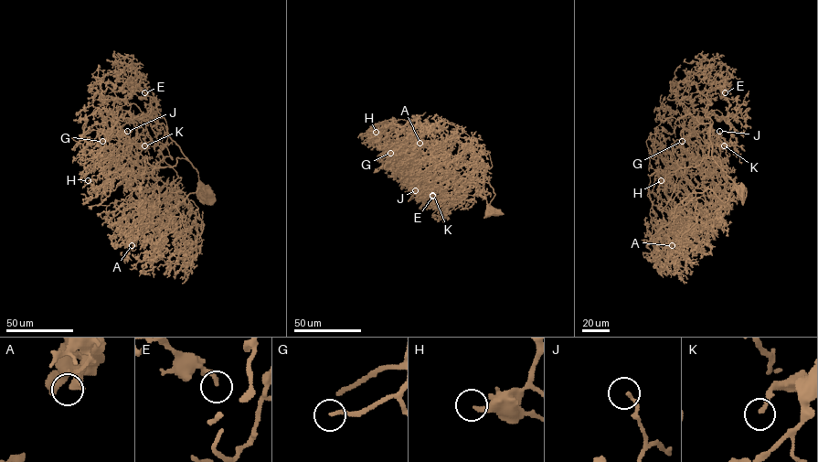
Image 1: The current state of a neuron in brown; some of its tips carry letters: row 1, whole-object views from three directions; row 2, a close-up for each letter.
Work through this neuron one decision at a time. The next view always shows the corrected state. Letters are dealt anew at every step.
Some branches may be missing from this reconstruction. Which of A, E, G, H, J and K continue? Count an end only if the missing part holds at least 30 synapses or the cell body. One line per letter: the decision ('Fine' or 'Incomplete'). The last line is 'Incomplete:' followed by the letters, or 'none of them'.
A: Incomplete
E: Fine
G: Incomplete
H: Fine
J: Incomplete
K: Fine
Incomplete: A, G, J

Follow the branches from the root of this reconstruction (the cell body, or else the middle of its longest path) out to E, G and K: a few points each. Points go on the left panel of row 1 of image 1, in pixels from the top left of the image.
E: (204, 191), (187, 205), (167, 187), (161, 220), (149, 214), (153, 170), (186, 157), (140, 81), (144, 92)
G: (204, 191), (207, 202), (198, 189), (187, 205), (167, 187), (156, 223), (156, 167), (124, 138), (102, 141)
K: (204, 191), (187, 205), (167, 187), (155, 222), (152, 172), (186, 157), (151, 97), (144, 145)

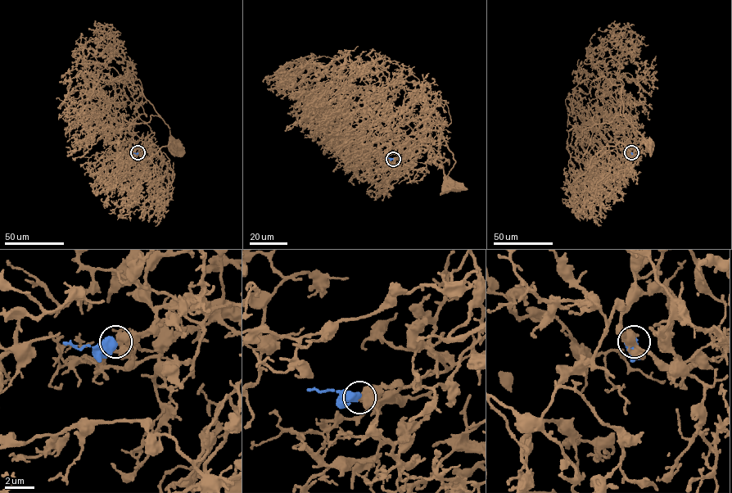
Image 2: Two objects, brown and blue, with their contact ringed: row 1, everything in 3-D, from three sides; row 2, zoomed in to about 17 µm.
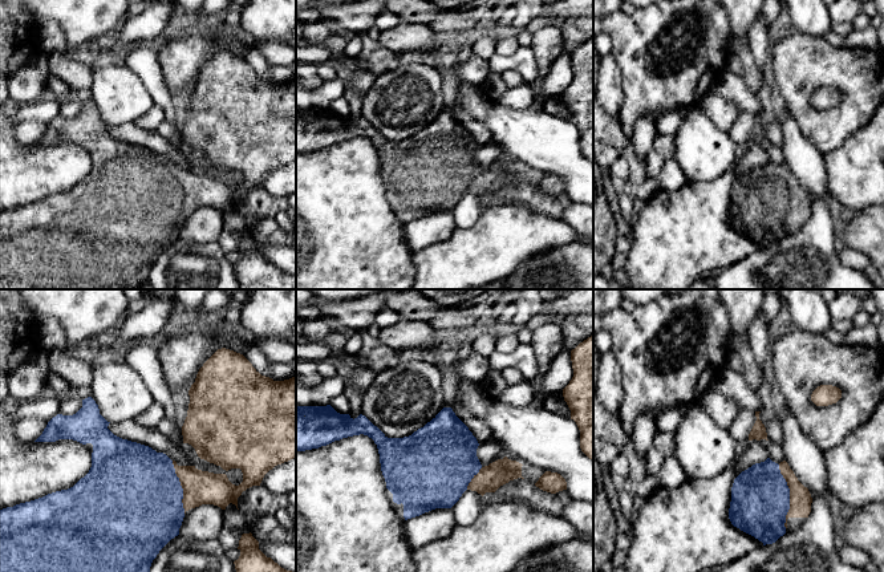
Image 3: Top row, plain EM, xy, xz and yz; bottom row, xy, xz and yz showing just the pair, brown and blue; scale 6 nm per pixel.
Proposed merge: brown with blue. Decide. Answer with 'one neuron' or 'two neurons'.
one neuron

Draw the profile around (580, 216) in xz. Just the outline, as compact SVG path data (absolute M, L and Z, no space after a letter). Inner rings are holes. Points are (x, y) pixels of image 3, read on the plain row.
M573 203L559 216L567 222L580 236L593 238L593 206Z

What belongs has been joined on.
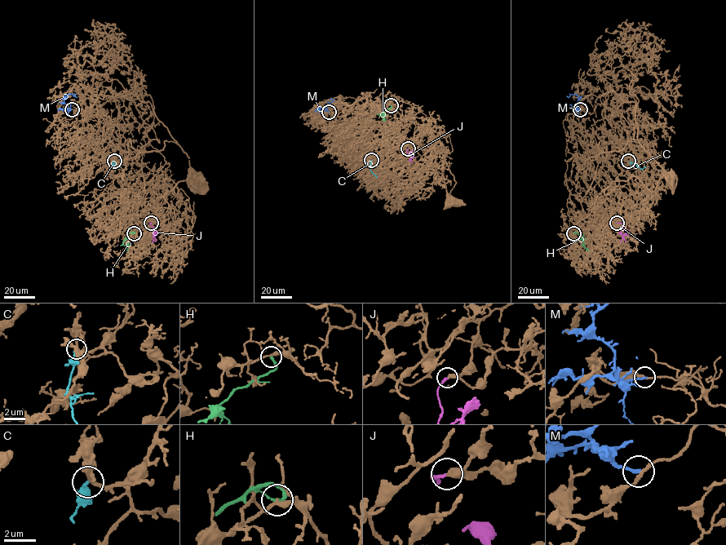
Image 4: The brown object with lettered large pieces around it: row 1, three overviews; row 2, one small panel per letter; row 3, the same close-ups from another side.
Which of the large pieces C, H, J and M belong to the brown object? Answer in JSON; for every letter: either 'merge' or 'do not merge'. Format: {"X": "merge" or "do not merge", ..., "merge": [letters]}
{"C": "do not merge", "H": "do not merge", "J": "merge", "M": "do not merge", "merge": ["J"]}

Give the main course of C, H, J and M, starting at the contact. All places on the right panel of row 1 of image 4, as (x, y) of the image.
C: (629, 161), (641, 169), (646, 166)
H: (573, 233), (576, 232), (580, 236), (582, 245), (588, 250)
J: (617, 223), (624, 224), (620, 229), (622, 238), (619, 242)
M: (579, 109), (577, 105), (577, 96), (575, 94), (568, 96)

